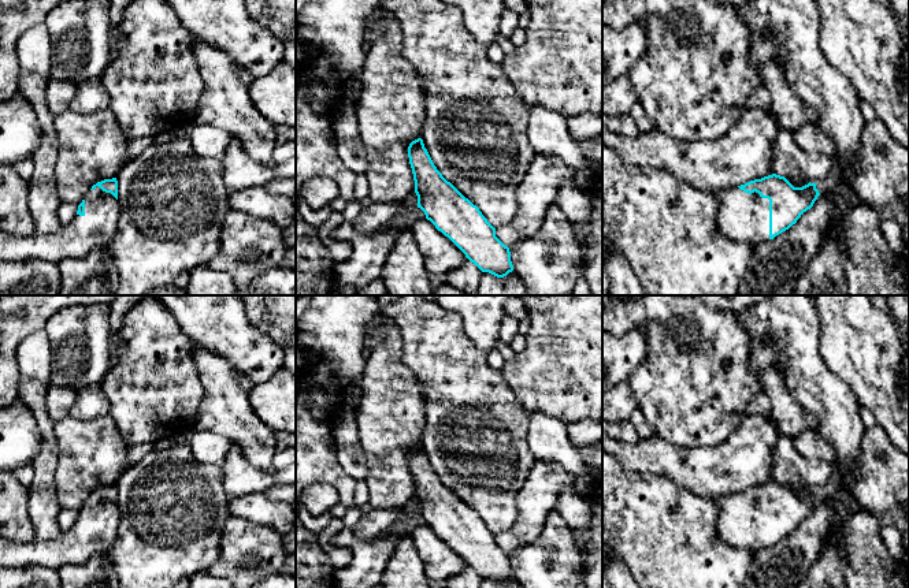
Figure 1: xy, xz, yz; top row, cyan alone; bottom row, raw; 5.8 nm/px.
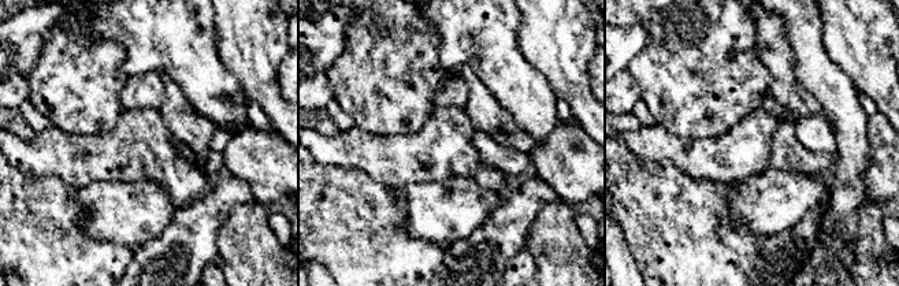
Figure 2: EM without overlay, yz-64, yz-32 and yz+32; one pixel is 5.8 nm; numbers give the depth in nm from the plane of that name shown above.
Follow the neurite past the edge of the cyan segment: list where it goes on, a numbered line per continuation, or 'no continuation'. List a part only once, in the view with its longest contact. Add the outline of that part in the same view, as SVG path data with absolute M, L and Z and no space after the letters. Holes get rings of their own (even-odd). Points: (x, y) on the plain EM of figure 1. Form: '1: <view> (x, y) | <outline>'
1: yz (741, 523) | M738 492L717 495L717 522L716 537L732 547L746 548L757 552L769 547L769 506L763 505L758 499L745 499Z

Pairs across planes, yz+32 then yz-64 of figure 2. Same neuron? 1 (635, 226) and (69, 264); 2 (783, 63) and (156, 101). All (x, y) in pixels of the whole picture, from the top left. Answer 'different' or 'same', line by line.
1: same
2: different

